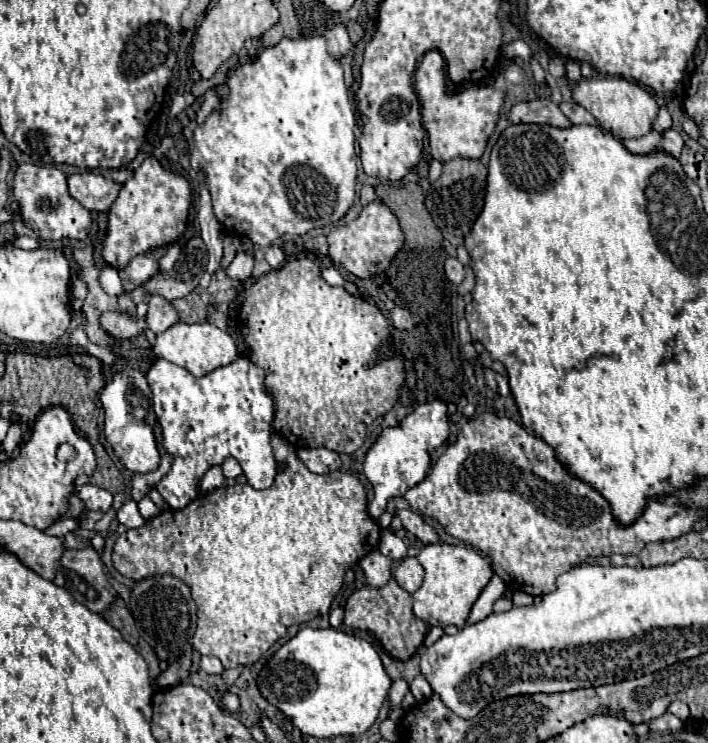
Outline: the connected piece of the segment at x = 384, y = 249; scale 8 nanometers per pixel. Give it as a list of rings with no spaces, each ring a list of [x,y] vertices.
[[[374,201],[366,205],[354,221],[330,231],[328,255],[336,265],[342,265],[348,273],[360,279],[366,279],[382,273],[390,265],[394,255],[400,251],[402,243],[404,243],[404,233],[398,225],[396,215],[384,203]]]

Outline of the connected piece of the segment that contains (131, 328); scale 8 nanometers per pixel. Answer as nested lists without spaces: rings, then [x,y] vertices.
[[[102,313],[100,315],[100,327],[116,339],[134,339],[144,333],[146,321],[144,319],[132,319],[128,315],[118,313]]]

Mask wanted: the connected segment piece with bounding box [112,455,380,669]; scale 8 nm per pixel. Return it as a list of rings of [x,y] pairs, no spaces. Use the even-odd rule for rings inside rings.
[[[290,455],[286,469],[276,475],[274,485],[270,489],[256,491],[250,485],[234,485],[234,487],[226,487],[226,489],[216,489],[216,491],[200,495],[198,499],[194,499],[180,511],[168,509],[168,511],[152,517],[150,521],[146,521],[140,529],[124,531],[114,543],[112,563],[118,573],[122,573],[124,577],[130,577],[134,581],[140,581],[144,577],[156,577],[156,575],[172,575],[172,577],[184,581],[190,587],[192,599],[196,601],[196,609],[198,609],[198,627],[196,627],[196,635],[194,635],[194,649],[200,651],[200,655],[218,657],[222,661],[224,669],[234,669],[238,665],[252,665],[254,661],[258,661],[262,653],[266,653],[280,637],[286,635],[290,625],[300,625],[300,623],[312,621],[318,615],[326,615],[330,611],[334,595],[342,587],[346,569],[350,565],[354,565],[358,559],[362,559],[366,553],[370,553],[378,545],[378,539],[380,539],[380,527],[368,515],[366,489],[354,475],[342,473],[342,471],[334,471],[328,475],[316,475],[316,473],[308,471],[308,467],[296,455]]]

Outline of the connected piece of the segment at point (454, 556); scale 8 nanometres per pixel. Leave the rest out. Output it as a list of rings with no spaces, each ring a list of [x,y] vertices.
[[[436,543],[422,547],[418,553],[418,561],[424,567],[426,575],[422,587],[412,595],[414,615],[424,623],[436,627],[448,627],[448,625],[456,625],[458,629],[464,627],[474,601],[478,599],[480,591],[494,575],[488,559],[484,559],[472,547]]]

